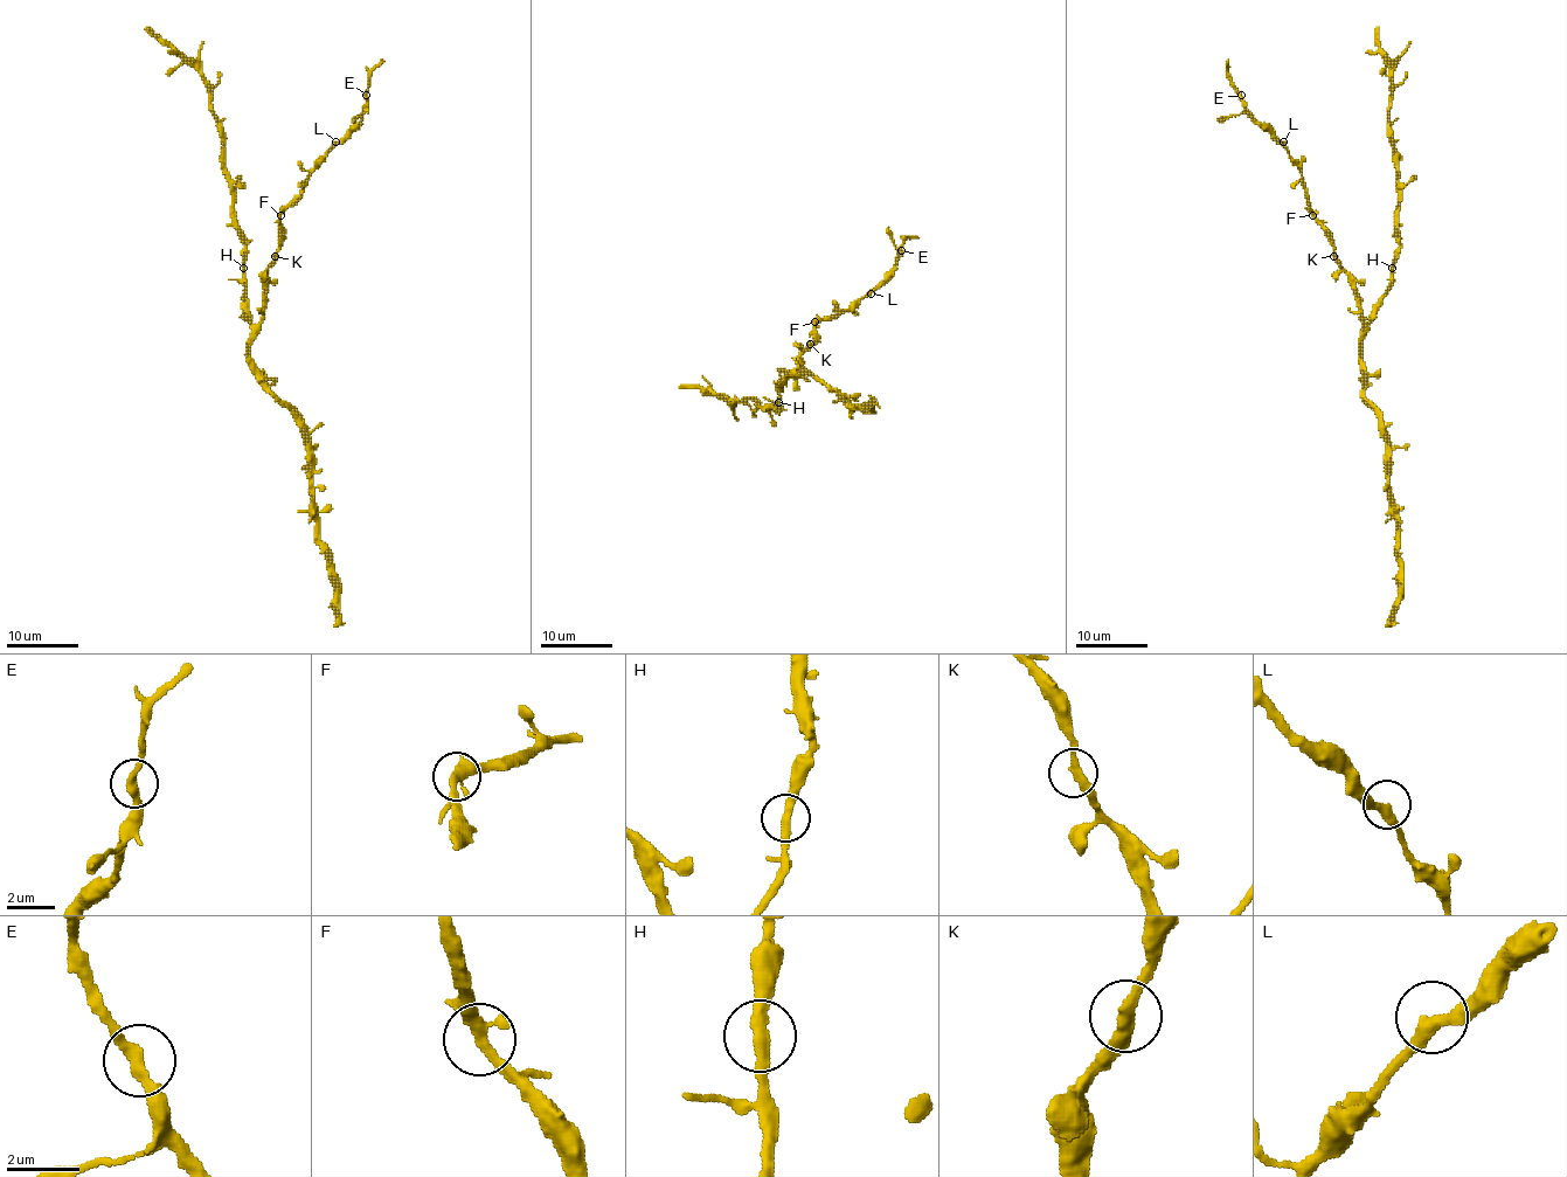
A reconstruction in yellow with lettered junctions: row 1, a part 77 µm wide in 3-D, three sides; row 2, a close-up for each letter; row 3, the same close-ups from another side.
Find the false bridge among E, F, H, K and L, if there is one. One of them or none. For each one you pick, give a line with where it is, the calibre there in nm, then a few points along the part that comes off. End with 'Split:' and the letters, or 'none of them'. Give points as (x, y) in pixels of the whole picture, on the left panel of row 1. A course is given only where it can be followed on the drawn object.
Split: none of them

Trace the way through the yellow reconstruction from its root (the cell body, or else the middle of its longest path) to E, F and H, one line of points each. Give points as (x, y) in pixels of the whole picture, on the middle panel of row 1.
E: (790, 375), (799, 368), (799, 358), (813, 344), (813, 325), (848, 311), (874, 290), (895, 267), (901, 250)
F: (790, 375), (799, 368), (799, 358), (813, 344), (815, 322)
H: (790, 375), (783, 381), (777, 402)

